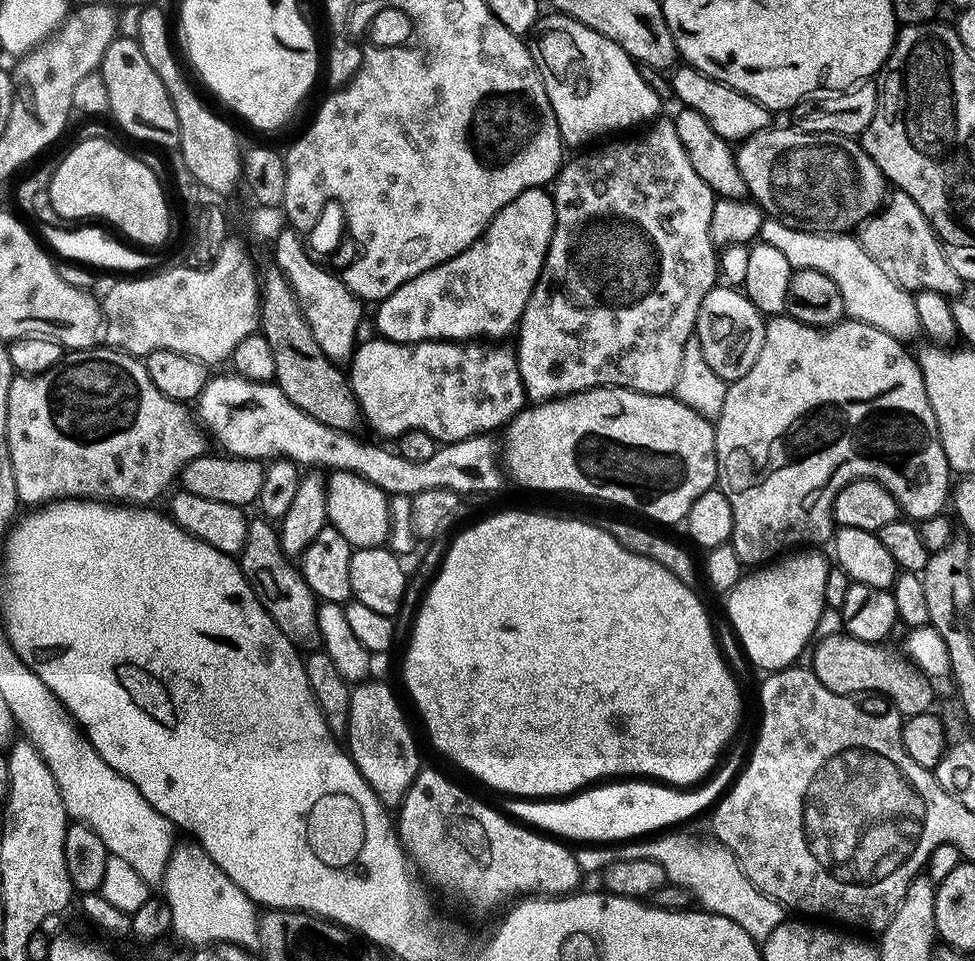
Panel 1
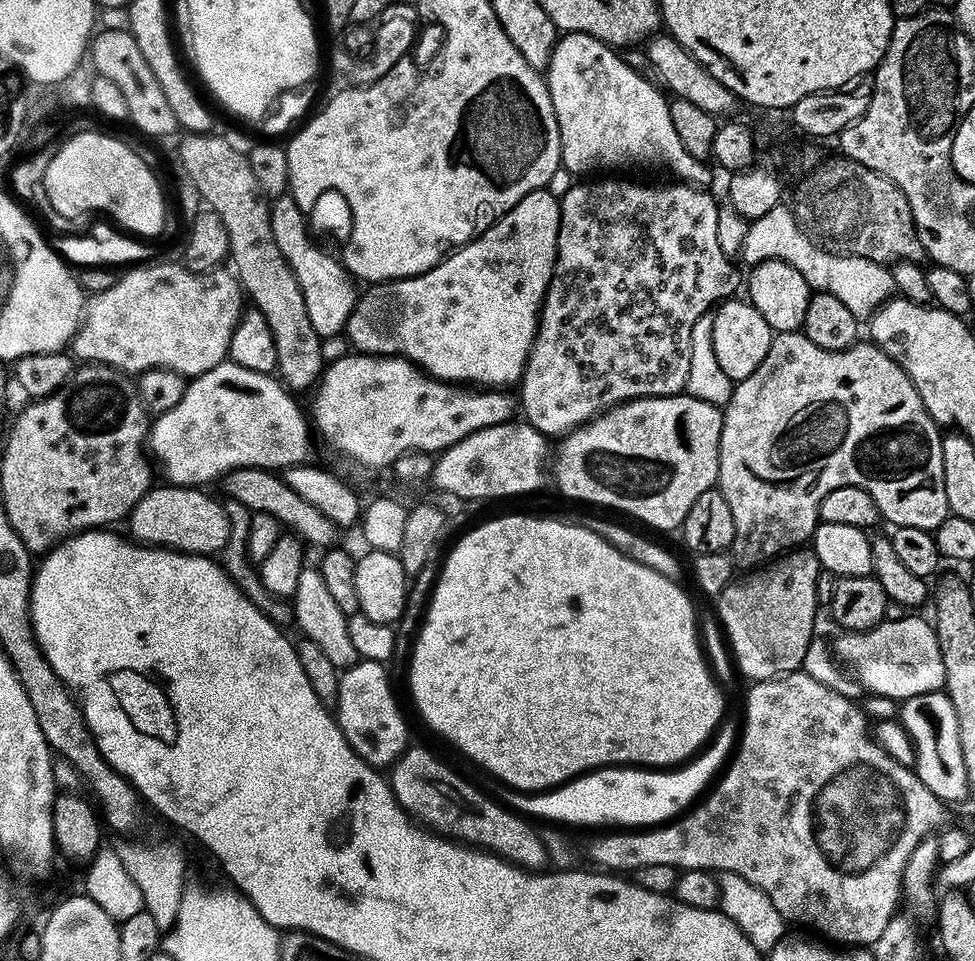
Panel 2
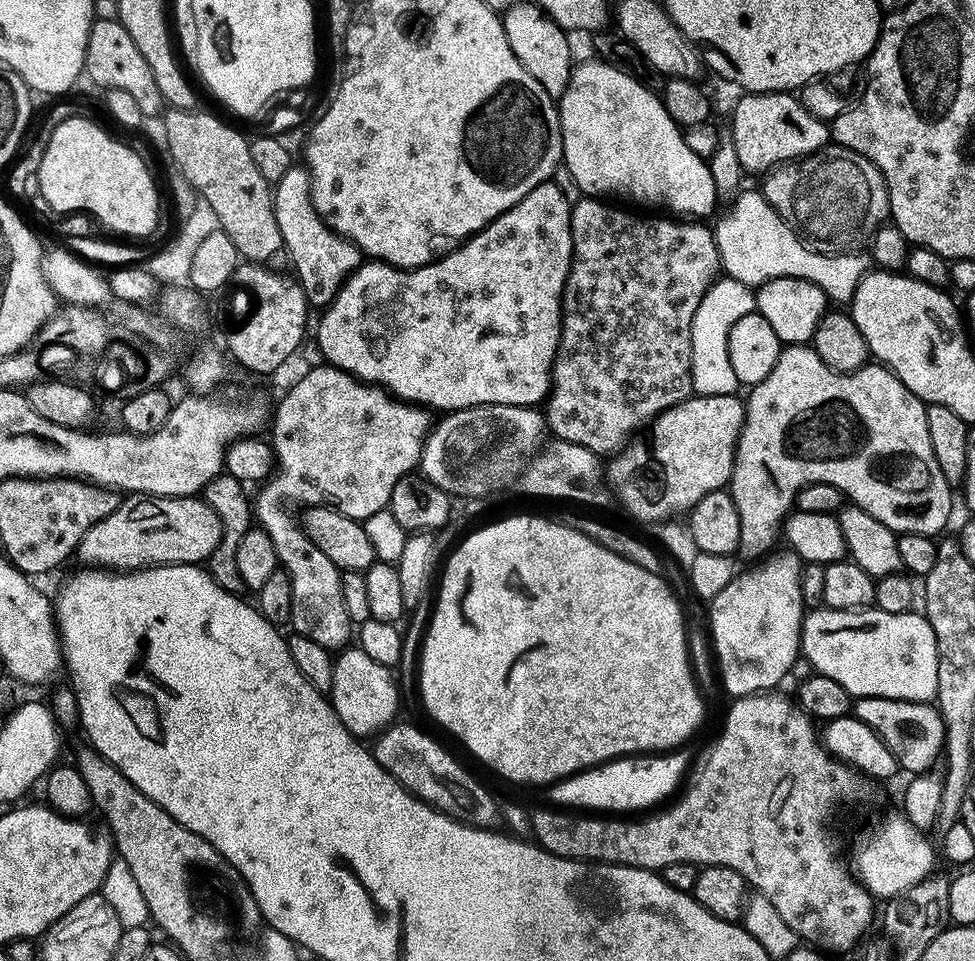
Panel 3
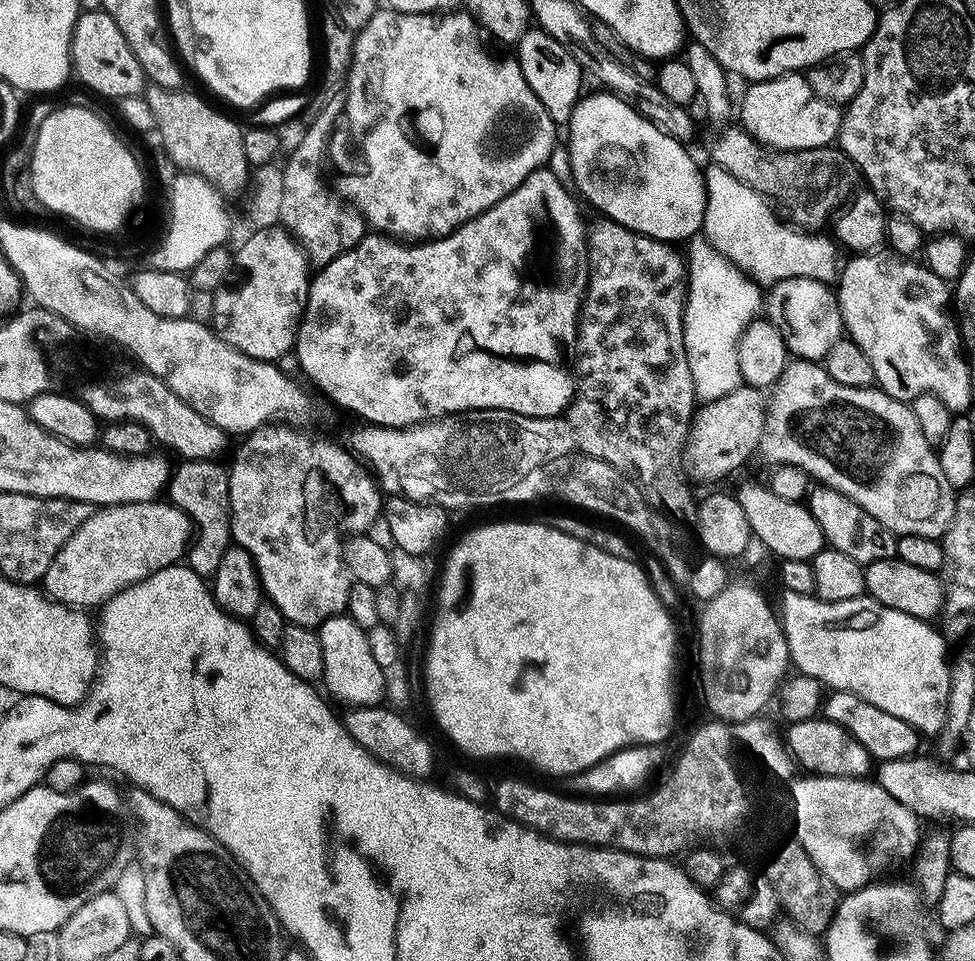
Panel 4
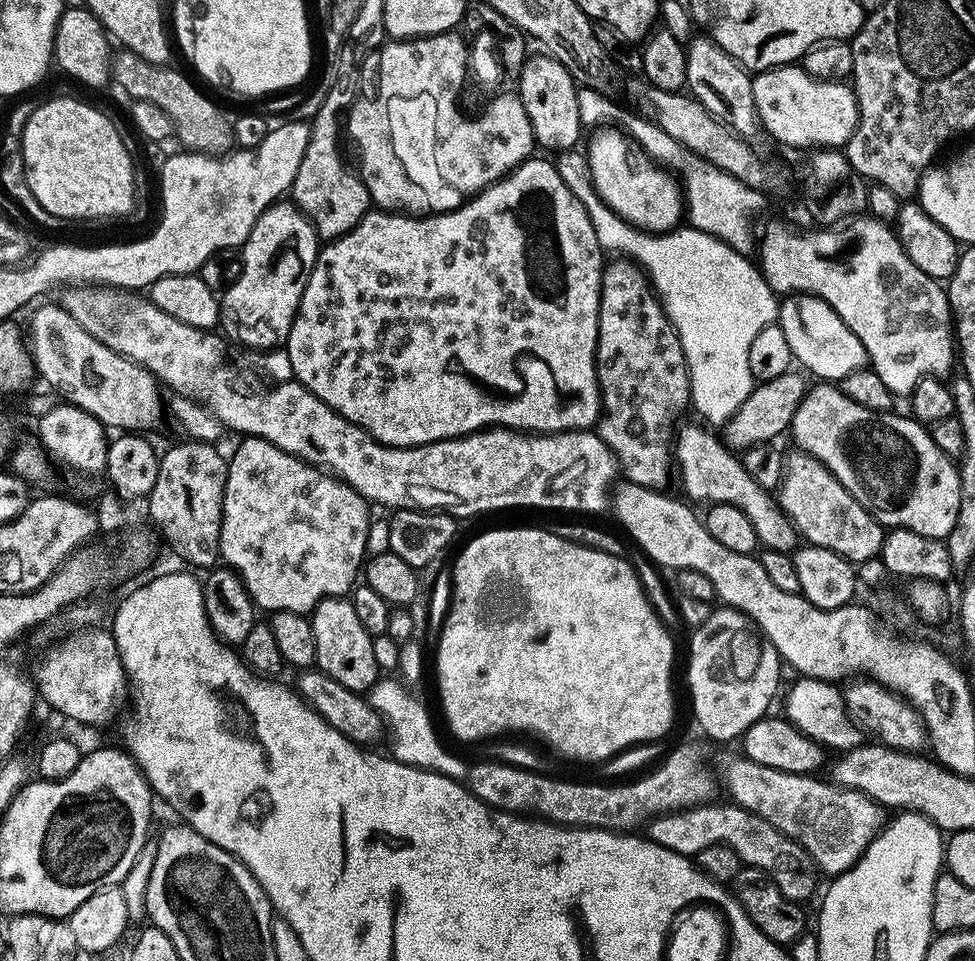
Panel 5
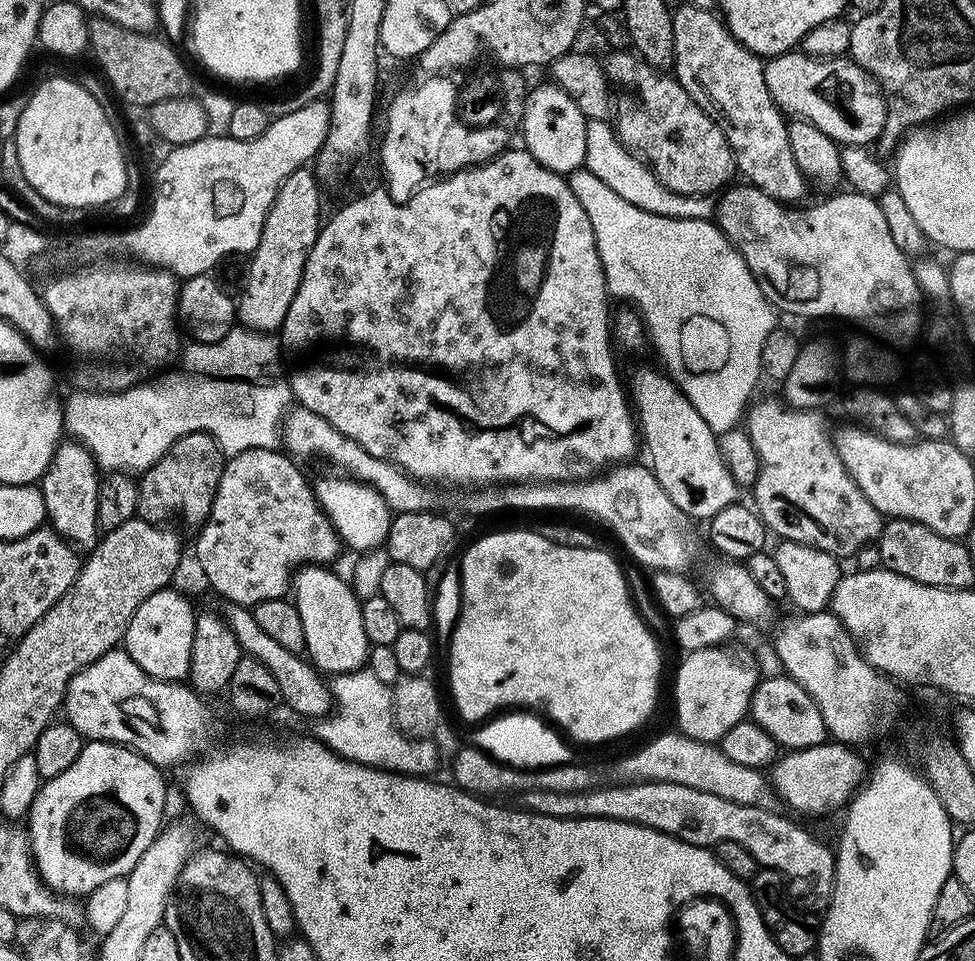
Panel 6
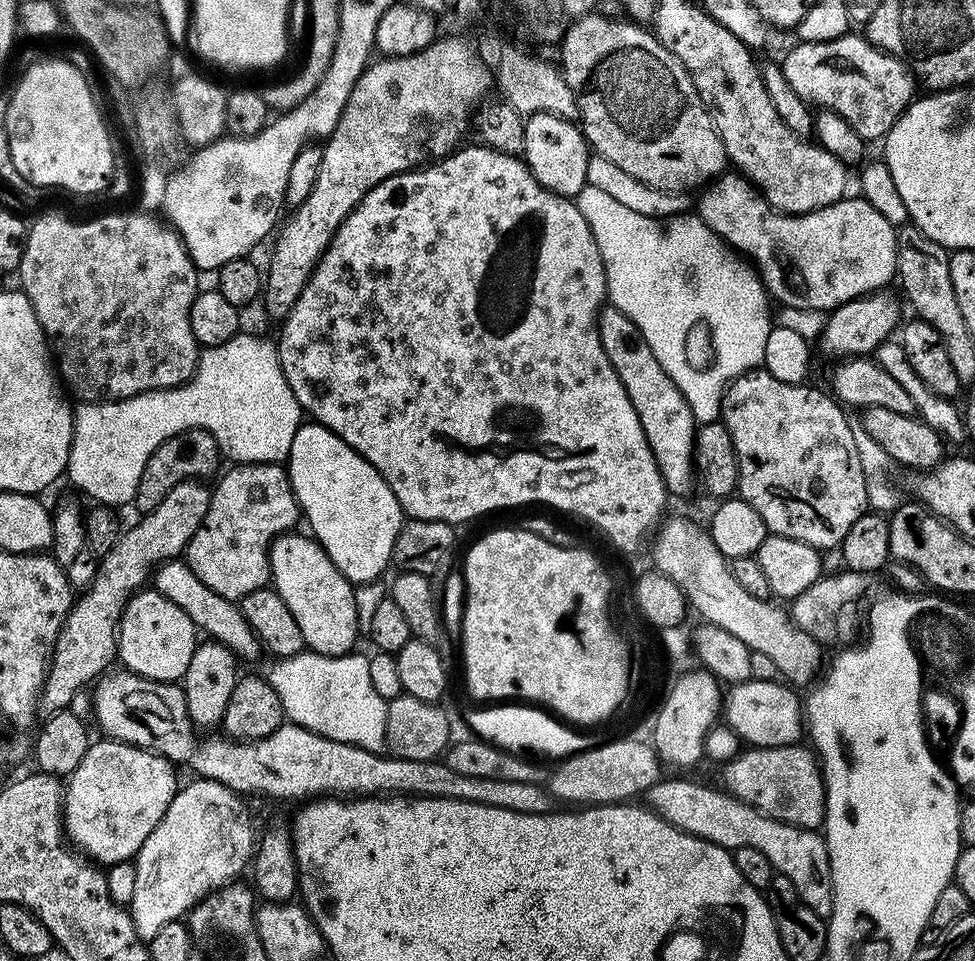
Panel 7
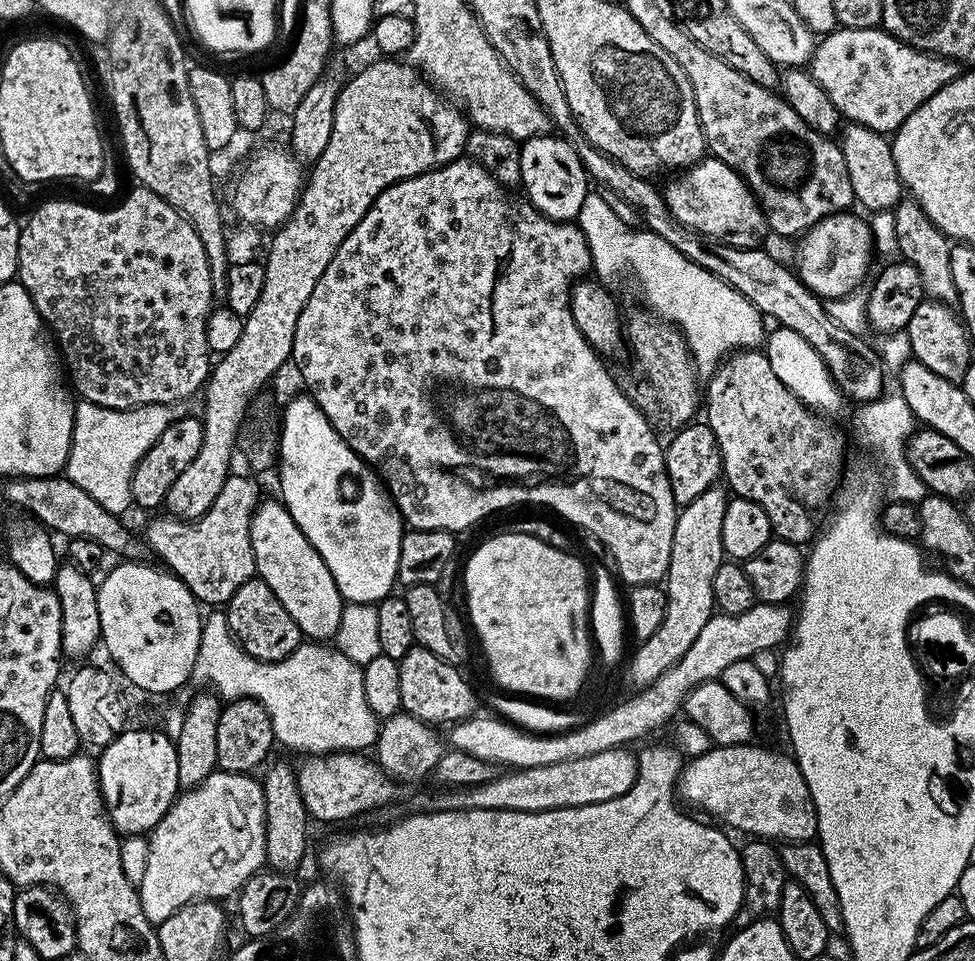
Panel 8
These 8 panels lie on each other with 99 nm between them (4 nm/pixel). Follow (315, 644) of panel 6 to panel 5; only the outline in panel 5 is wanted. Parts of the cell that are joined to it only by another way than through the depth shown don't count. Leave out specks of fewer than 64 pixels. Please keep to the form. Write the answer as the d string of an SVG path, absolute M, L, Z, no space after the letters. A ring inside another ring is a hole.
M331 596L311 612L310 619L316 643L315 667L334 678L334 682L342 682L342 686L367 693L376 684L382 669L374 662L373 637L362 630L362 622L358 622L354 614L351 599Z

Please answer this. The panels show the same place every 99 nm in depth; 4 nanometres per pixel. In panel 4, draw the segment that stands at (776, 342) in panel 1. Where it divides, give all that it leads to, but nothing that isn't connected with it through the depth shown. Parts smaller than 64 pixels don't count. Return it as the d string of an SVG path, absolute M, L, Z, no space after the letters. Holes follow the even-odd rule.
M796 358L785 366L770 392L768 424L758 452L772 466L798 466L823 487L846 494L846 498L858 502L866 514L878 518L897 537L918 534L939 538L950 526L957 493L942 472L933 441L922 434L911 407L905 401L890 398L879 386L842 386L842 382L830 378L823 363Z

